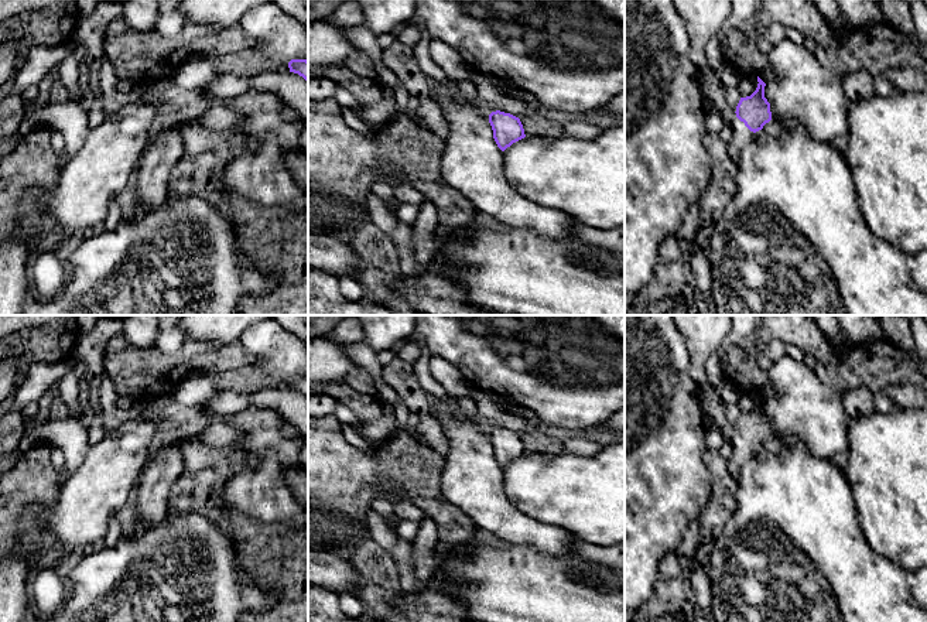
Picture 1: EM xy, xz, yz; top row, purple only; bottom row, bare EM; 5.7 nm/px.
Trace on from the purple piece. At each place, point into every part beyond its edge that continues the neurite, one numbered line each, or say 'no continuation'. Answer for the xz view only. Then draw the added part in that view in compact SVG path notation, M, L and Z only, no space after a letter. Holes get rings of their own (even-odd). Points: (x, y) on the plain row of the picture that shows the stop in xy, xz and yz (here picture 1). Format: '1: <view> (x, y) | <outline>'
no continuation

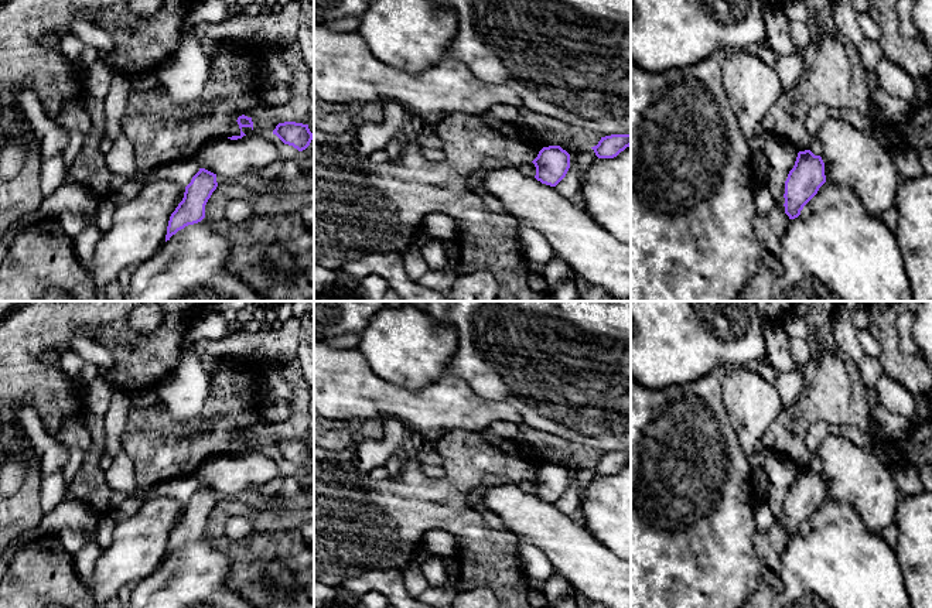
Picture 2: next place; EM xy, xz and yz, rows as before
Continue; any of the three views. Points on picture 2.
no continuation

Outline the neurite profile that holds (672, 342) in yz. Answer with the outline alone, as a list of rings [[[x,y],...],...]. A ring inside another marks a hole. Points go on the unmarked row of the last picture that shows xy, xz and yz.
[[[631,301],[631,376],[648,389],[685,385],[724,365],[755,363],[767,355],[757,301]]]

